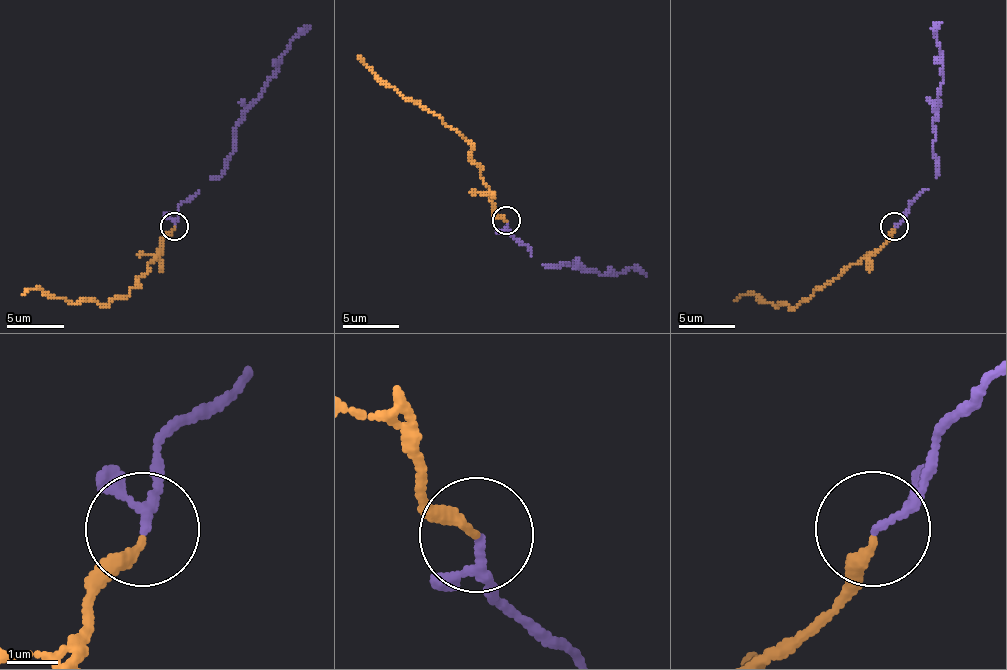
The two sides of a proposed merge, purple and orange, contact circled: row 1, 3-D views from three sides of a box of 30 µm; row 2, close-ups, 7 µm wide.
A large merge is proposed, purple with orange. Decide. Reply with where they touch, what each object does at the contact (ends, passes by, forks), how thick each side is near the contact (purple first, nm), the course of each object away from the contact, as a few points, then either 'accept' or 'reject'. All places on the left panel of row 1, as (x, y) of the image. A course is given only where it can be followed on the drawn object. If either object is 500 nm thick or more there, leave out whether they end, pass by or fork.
place (174, 226); purple passes by; orange ends; calibres 130 and 220 nm; course purple (175, 227), (178, 207), (216, 179), (233, 150), (238, 119), (264, 85), (281, 54), (310, 26); course orange (175, 227), (138, 285), (127, 296), (103, 304), (72, 304), (42, 289), (22, 294); accept

